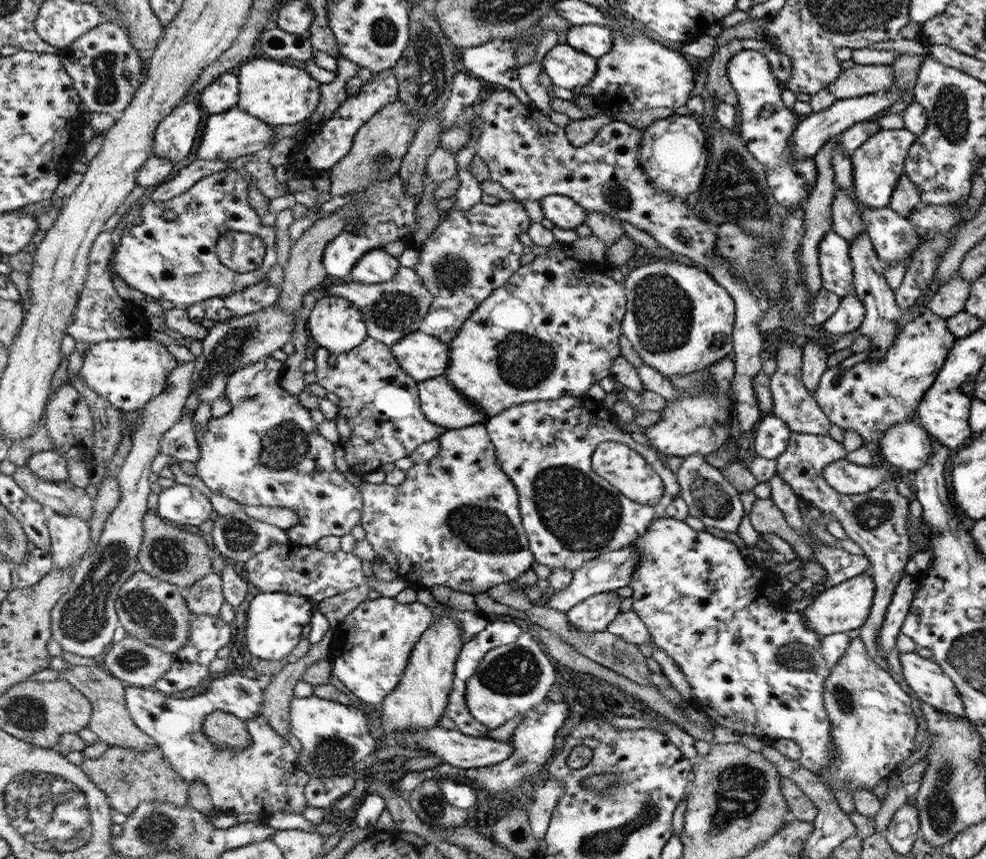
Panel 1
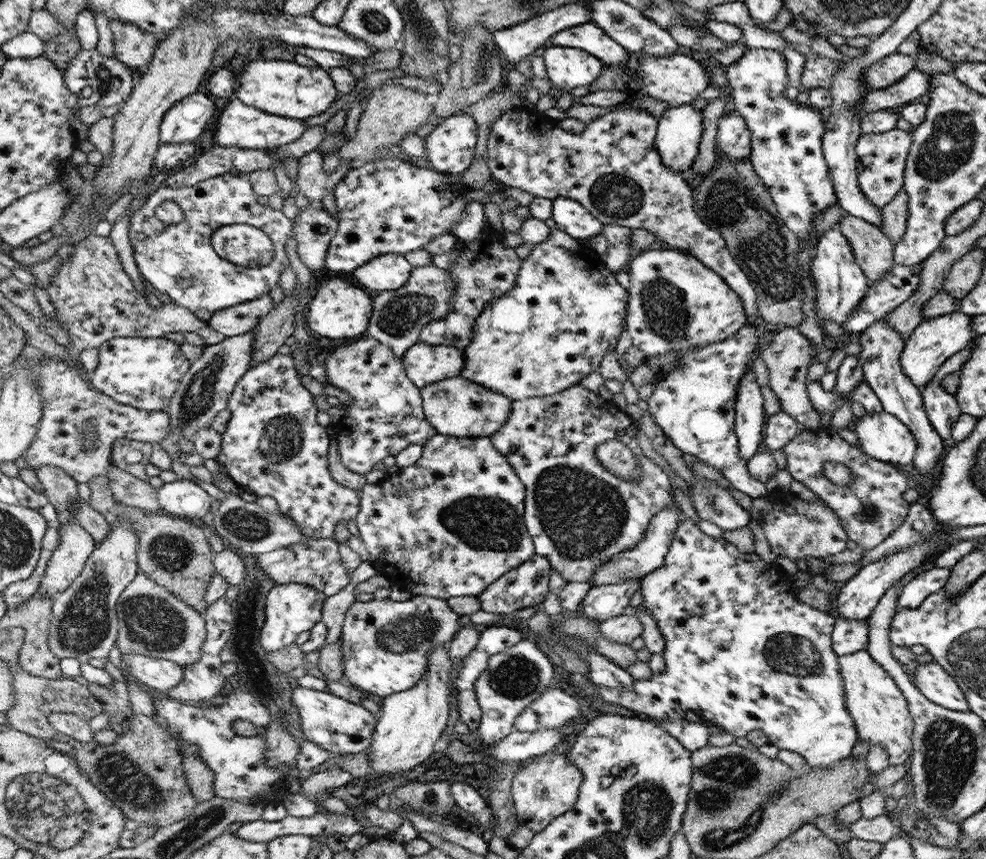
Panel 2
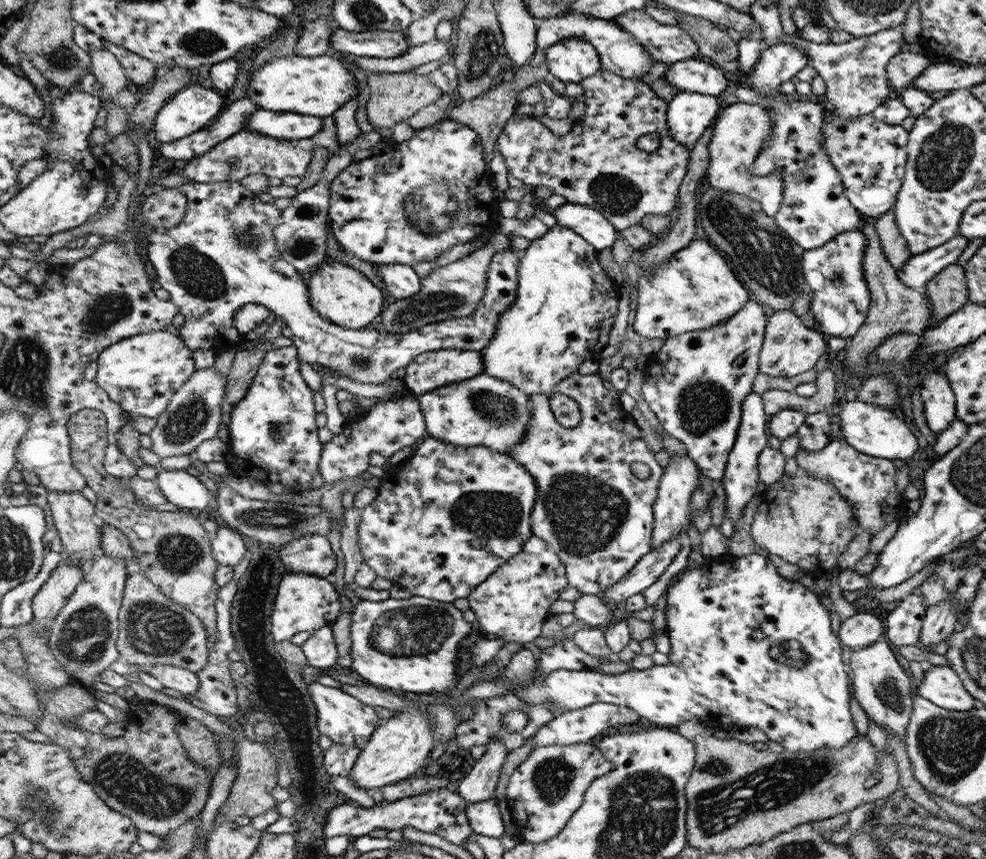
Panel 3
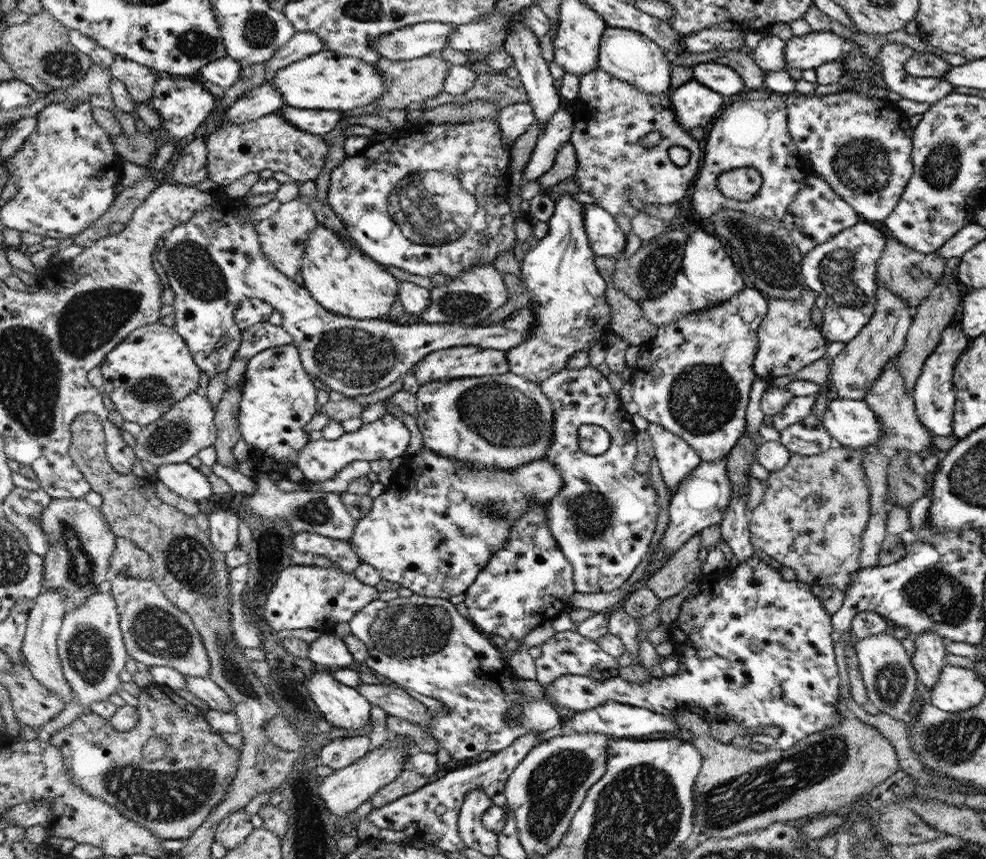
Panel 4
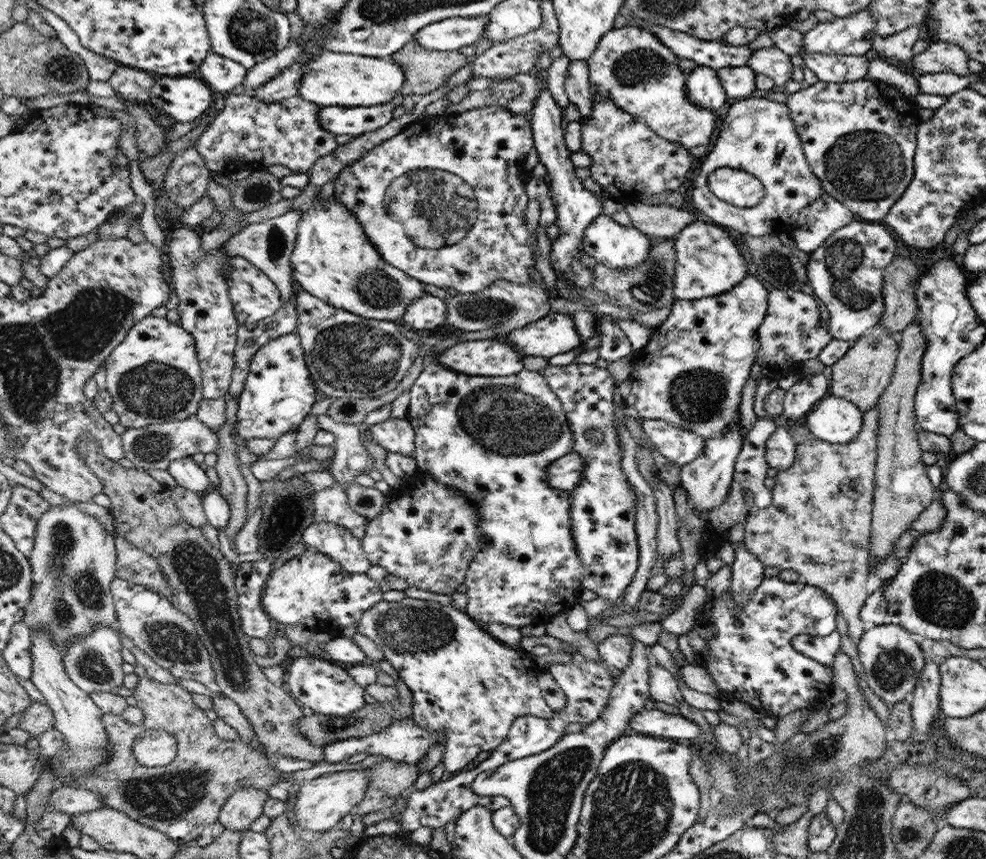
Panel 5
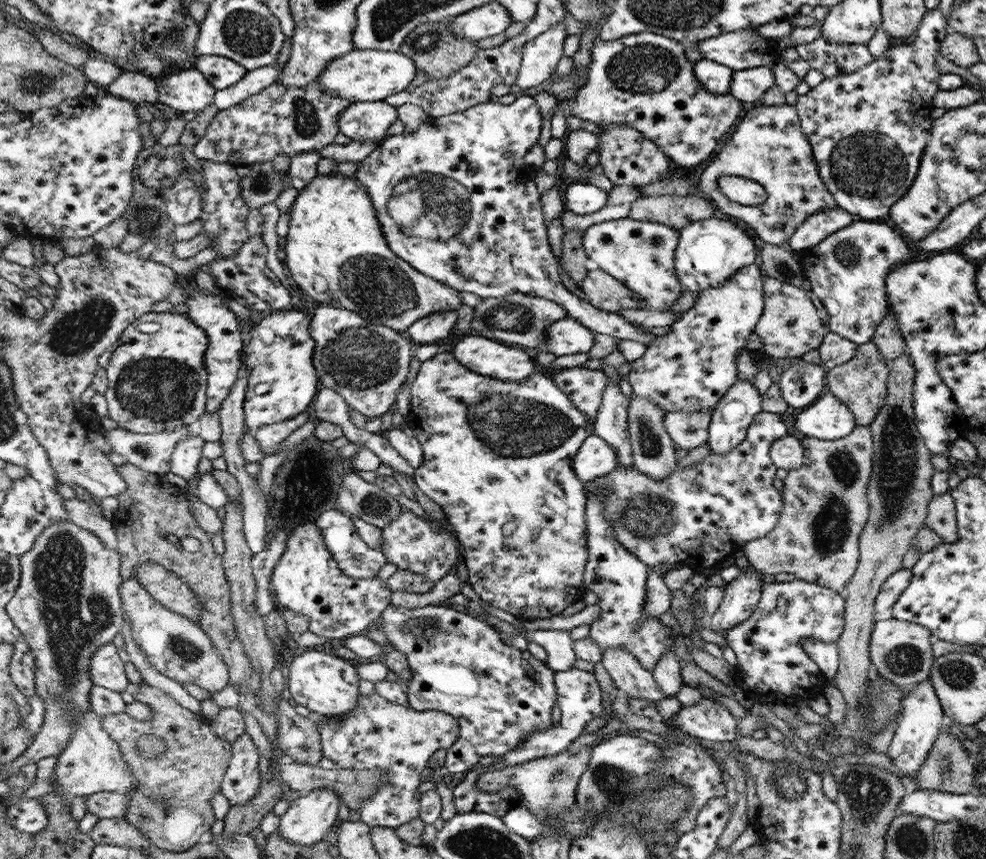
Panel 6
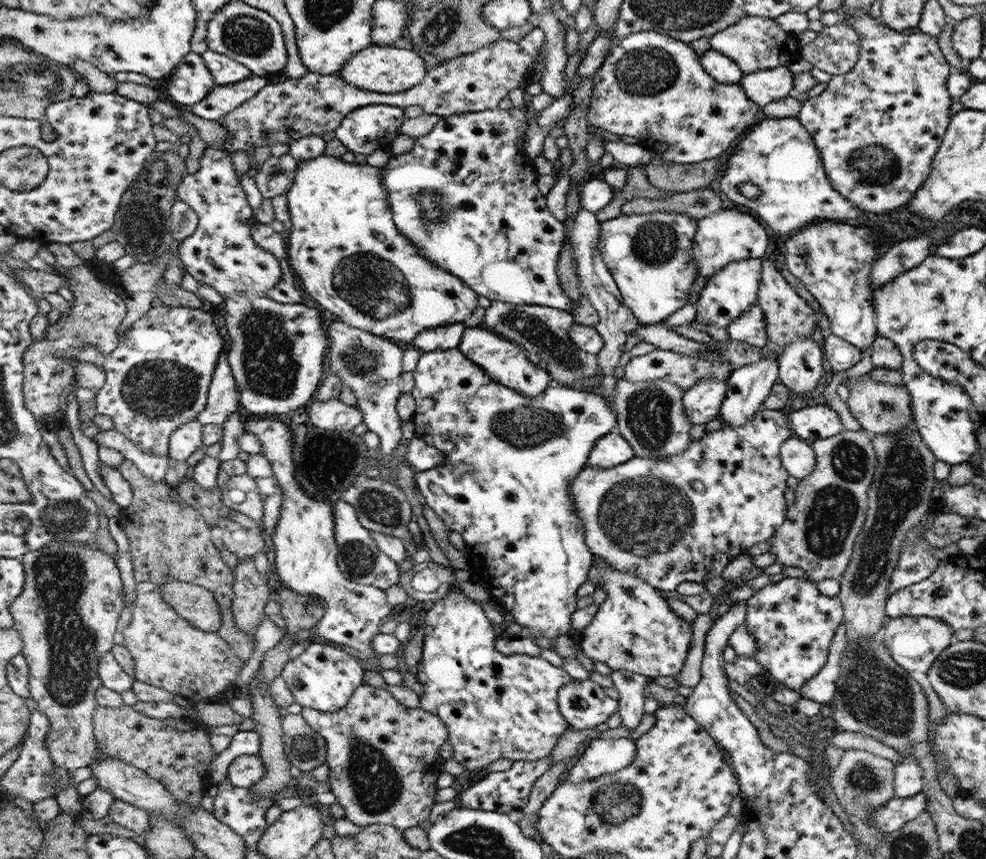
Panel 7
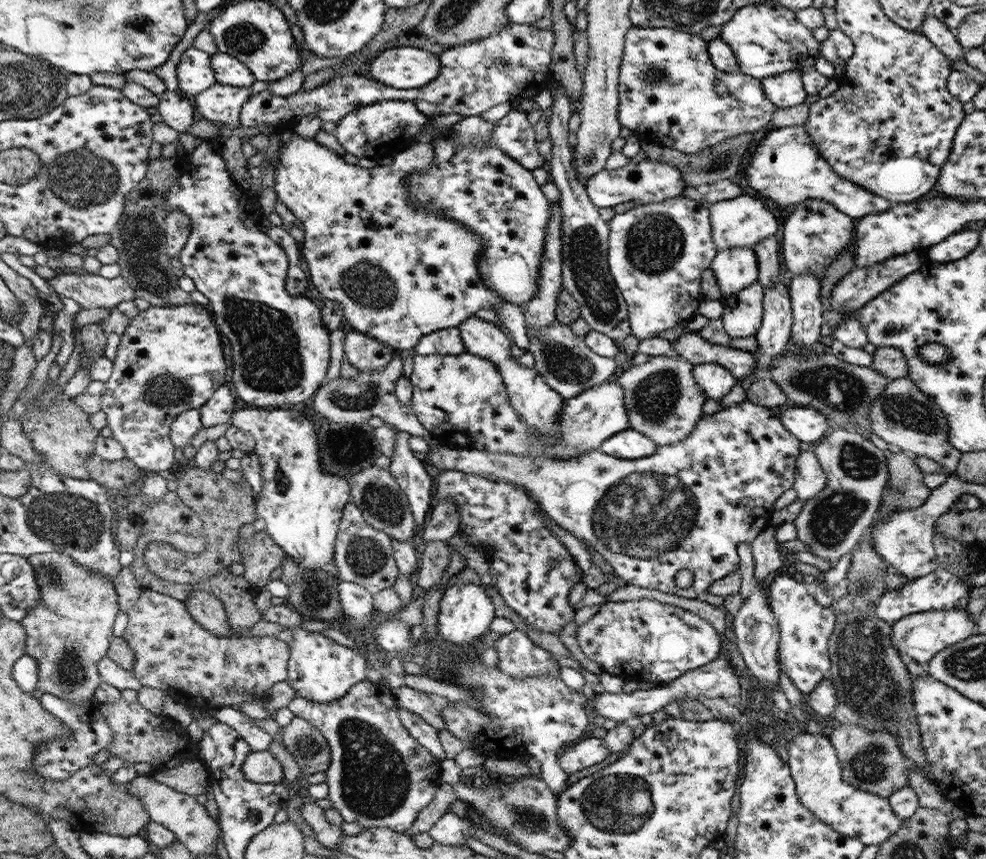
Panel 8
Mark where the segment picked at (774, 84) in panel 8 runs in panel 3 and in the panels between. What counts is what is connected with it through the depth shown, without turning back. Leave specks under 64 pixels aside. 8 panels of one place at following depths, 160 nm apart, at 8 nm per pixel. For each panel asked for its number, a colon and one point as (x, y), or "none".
3: (689, 75)
4: (724, 80)
5: (738, 82)
6: (749, 85)
7: (763, 87)

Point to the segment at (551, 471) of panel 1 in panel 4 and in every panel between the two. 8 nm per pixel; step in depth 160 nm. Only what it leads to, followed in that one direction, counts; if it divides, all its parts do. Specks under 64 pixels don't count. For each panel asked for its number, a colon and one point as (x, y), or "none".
2: (582, 515)
3: (594, 513)
4: (604, 517)

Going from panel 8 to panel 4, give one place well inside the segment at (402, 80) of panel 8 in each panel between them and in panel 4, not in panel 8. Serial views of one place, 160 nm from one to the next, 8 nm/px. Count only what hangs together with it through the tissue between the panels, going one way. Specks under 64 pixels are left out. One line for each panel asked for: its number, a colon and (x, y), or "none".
4: (327, 80)
5: (332, 78)
6: (367, 75)
7: (386, 70)

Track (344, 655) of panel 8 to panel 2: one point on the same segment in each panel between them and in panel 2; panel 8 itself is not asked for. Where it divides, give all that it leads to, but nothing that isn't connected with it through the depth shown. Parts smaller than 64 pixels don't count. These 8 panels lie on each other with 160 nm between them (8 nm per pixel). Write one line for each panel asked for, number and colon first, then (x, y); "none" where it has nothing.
2: (339, 726)
3: (346, 719)
4: (344, 707)
5: (320, 684)
6: (327, 685)
7: (324, 678)

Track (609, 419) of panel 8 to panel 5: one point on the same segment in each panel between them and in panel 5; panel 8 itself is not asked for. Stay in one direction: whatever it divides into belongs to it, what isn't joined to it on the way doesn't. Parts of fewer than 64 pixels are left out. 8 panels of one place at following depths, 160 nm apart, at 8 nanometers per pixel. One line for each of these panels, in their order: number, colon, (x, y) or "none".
5: (492, 438)
6: (499, 455)
7: (504, 486)

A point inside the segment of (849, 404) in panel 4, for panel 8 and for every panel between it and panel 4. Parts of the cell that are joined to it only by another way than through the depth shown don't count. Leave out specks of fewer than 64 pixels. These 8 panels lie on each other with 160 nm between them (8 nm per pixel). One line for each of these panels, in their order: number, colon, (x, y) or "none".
5: (836, 420)
6: (828, 418)
7: (809, 423)
8: (807, 424)

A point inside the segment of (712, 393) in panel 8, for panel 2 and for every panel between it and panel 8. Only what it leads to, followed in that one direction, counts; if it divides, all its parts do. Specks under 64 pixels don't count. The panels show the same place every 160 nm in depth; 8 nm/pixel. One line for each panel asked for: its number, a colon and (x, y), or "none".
2: (650, 554)
3: (672, 507)
4: (677, 460)
5: (680, 446)
6: (688, 429)
7: (701, 403)

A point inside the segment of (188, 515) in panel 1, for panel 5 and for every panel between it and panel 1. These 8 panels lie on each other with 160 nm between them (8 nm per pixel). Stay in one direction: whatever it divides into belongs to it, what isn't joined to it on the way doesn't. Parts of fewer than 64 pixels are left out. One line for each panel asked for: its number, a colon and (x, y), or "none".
2: (182, 498)
3: (179, 487)
4: (186, 481)
5: (188, 474)

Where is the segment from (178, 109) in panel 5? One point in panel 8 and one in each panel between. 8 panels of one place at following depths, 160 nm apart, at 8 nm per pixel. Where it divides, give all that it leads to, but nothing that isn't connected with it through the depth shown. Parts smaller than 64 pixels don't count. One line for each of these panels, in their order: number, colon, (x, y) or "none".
6: (187, 91)
7: (192, 81)
8: (194, 72)

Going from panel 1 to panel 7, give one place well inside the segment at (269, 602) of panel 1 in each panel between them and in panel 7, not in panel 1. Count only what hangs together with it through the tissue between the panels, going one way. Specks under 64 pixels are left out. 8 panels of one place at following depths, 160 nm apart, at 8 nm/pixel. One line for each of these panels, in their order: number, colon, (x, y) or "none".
2: (291, 608)
3: (304, 602)
4: (305, 596)
5: (312, 590)
6: (307, 580)
7: (305, 553)

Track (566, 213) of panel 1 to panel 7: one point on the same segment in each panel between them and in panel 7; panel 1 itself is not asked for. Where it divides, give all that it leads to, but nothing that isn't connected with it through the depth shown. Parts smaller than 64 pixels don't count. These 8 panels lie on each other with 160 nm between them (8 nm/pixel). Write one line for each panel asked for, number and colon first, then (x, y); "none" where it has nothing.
2: (570, 216)
3: (599, 231)
4: (607, 240)
5: (610, 244)
6: (641, 254)
7: (651, 257)

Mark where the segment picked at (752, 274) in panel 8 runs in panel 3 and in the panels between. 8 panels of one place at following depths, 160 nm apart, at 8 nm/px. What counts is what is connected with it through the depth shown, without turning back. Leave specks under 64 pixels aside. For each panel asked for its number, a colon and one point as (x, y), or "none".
3: (696, 384)
4: (694, 378)
5: (691, 373)
6: (692, 367)
7: (727, 295)

